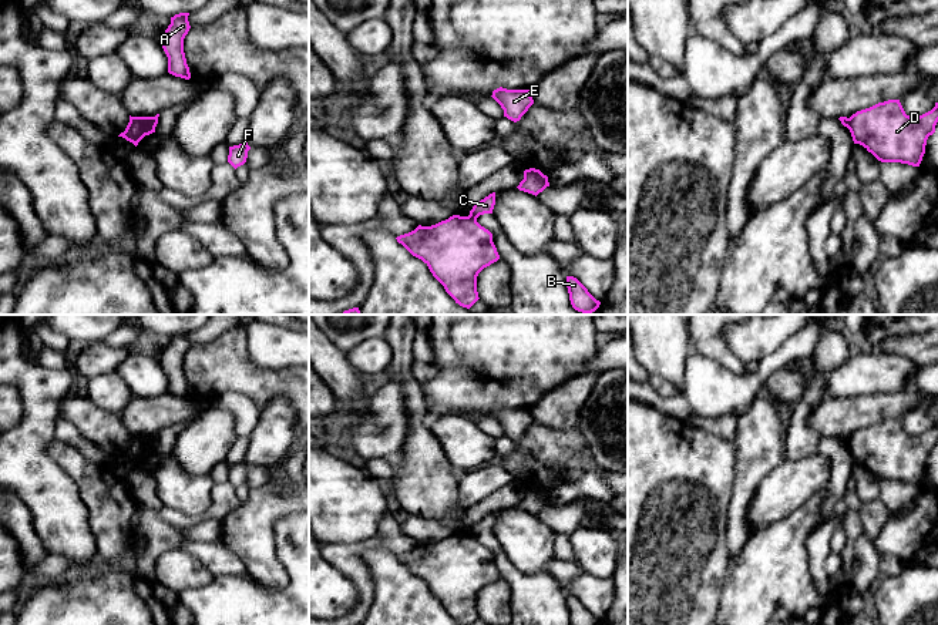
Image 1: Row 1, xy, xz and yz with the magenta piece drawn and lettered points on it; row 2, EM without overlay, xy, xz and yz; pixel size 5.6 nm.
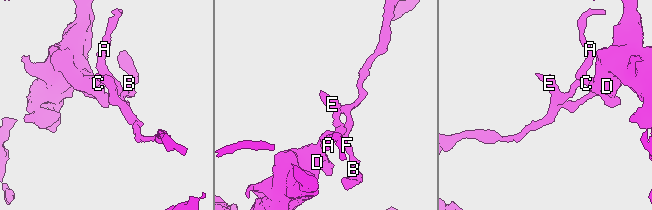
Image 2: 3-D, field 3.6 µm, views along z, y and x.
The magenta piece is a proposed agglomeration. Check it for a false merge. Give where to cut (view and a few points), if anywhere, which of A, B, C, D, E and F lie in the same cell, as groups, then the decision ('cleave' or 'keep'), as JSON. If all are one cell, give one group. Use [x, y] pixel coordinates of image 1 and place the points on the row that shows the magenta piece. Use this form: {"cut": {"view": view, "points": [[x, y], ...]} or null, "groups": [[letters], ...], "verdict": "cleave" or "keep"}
{"cut": {"view": "xz", "points": [[468, 215], [476, 219]]}, "groups": [["A", "B", "C", "E", "F"], ["D"]], "verdict": "cleave"}

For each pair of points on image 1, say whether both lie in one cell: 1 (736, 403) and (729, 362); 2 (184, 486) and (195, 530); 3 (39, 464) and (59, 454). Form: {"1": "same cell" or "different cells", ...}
{"1": "different cells", "2": "different cells", "3": "different cells"}

